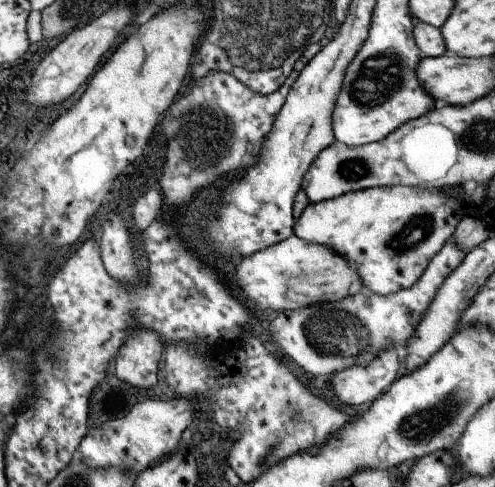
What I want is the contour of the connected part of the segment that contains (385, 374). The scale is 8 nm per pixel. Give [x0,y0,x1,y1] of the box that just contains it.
[329,346,401,406]

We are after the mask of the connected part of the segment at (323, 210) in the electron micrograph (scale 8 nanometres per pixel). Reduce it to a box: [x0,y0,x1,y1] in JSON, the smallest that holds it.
[293,186,463,296]

